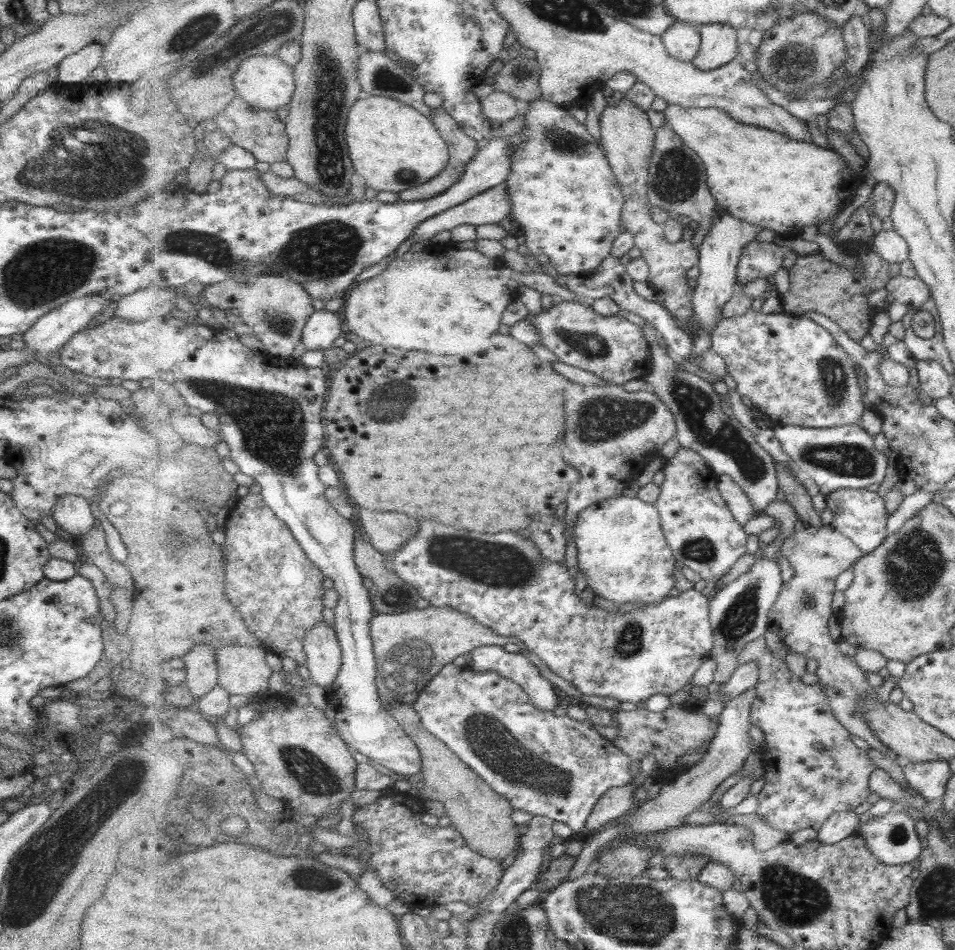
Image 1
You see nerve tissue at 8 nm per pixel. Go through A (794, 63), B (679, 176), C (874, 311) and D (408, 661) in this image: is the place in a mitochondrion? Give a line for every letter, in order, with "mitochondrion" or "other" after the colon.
A: mitochondrion
B: mitochondrion
C: other
D: mitochondrion

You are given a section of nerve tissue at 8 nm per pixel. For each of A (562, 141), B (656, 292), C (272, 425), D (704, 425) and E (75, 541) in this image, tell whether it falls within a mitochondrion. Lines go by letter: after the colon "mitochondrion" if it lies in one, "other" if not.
A: mitochondrion
B: other
C: mitochondrion
D: mitochondrion
E: other

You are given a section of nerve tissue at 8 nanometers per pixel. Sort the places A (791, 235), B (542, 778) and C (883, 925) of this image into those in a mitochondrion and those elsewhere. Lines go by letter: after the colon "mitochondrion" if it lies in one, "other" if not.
A: other
B: mitochondrion
C: other

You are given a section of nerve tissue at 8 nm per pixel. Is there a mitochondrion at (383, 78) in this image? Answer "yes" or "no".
yes

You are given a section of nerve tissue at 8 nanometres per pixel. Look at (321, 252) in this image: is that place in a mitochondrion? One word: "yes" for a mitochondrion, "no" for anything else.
yes

